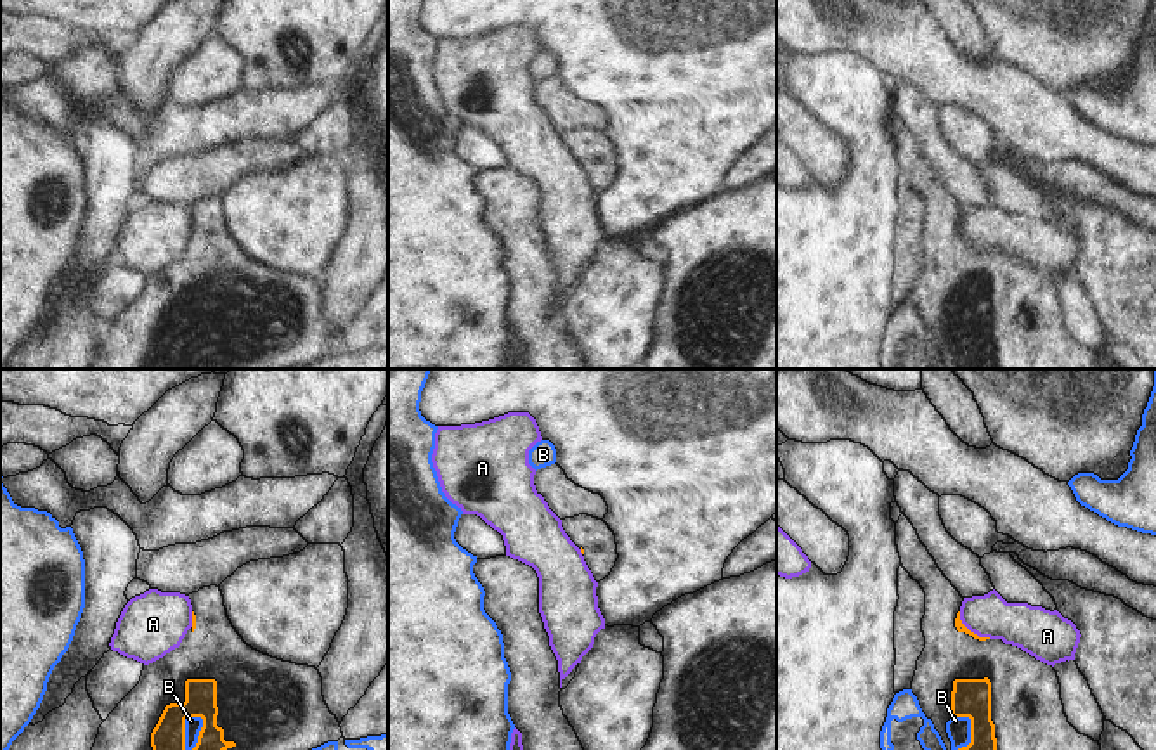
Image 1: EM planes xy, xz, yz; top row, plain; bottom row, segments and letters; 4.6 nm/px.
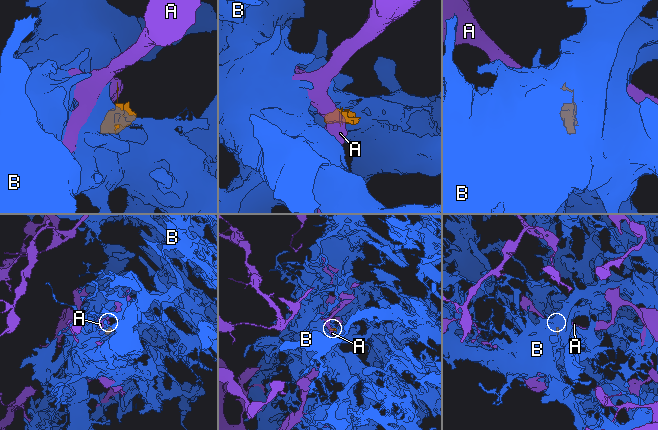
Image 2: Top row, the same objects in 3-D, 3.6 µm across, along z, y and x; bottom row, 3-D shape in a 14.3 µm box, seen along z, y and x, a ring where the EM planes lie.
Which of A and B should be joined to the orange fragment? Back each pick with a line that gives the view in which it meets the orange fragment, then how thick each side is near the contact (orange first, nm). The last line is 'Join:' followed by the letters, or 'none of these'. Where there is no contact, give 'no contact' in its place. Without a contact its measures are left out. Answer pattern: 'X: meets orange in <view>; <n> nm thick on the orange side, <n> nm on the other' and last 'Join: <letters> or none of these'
Join: none of these

